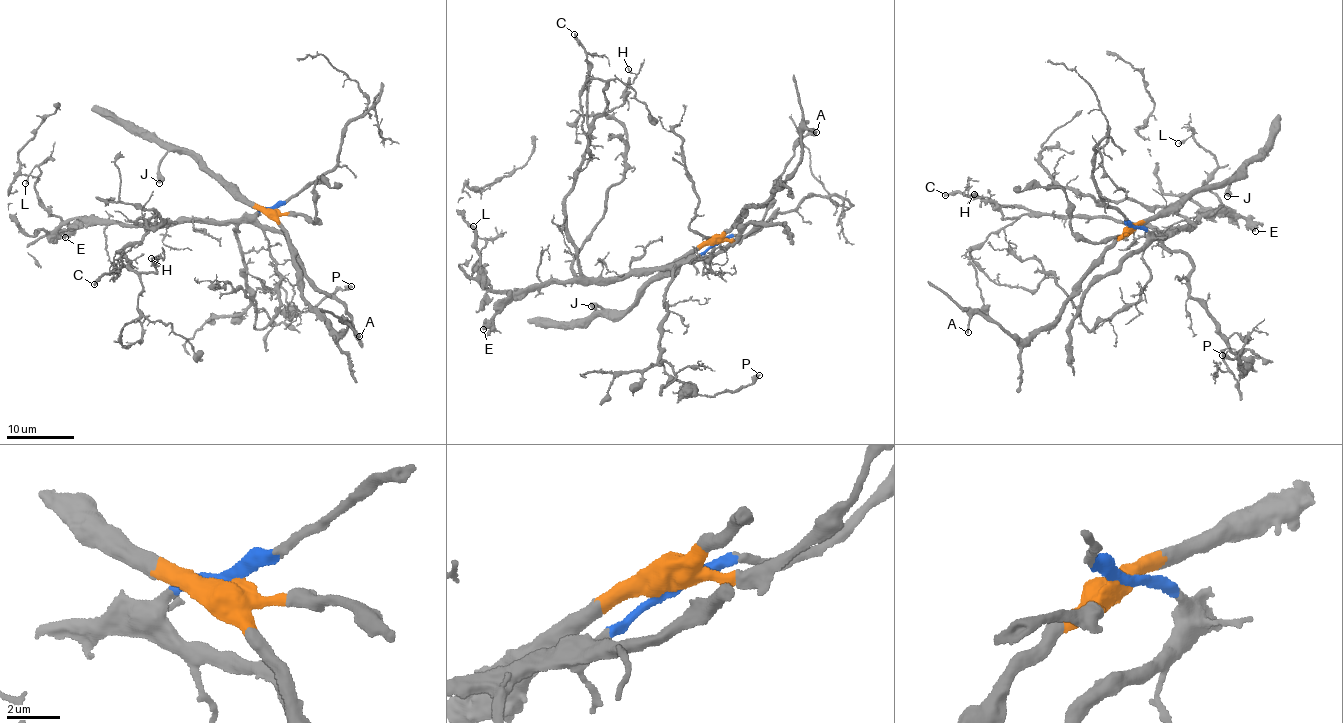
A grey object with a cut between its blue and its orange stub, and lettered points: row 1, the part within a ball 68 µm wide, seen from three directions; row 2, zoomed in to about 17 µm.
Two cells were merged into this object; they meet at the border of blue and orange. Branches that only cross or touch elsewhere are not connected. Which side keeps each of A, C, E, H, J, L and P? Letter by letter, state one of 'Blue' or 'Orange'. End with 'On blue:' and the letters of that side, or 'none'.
A: Orange
C: Blue
E: Blue
H: Blue
J: Orange
L: Blue
P: Blue
On blue: C, E, H, L, P

